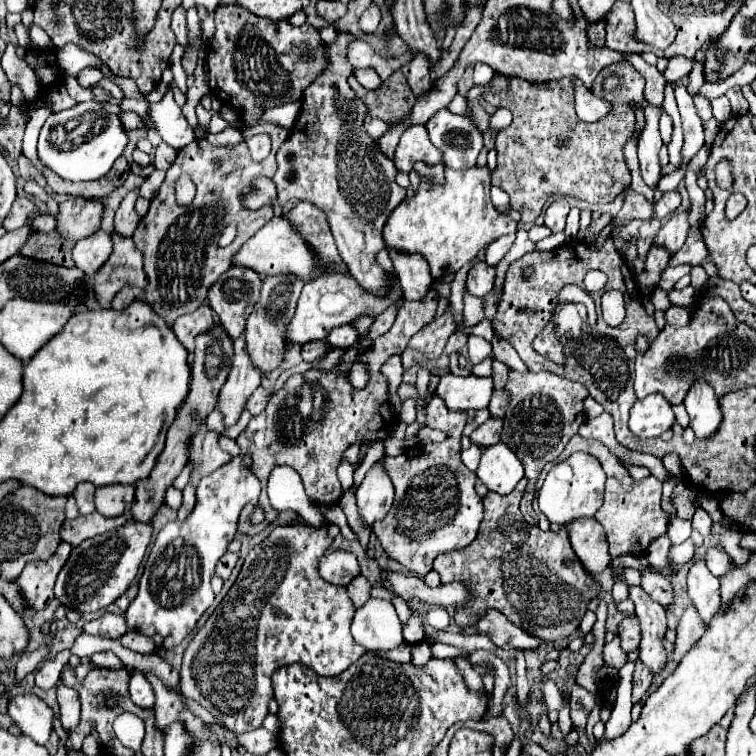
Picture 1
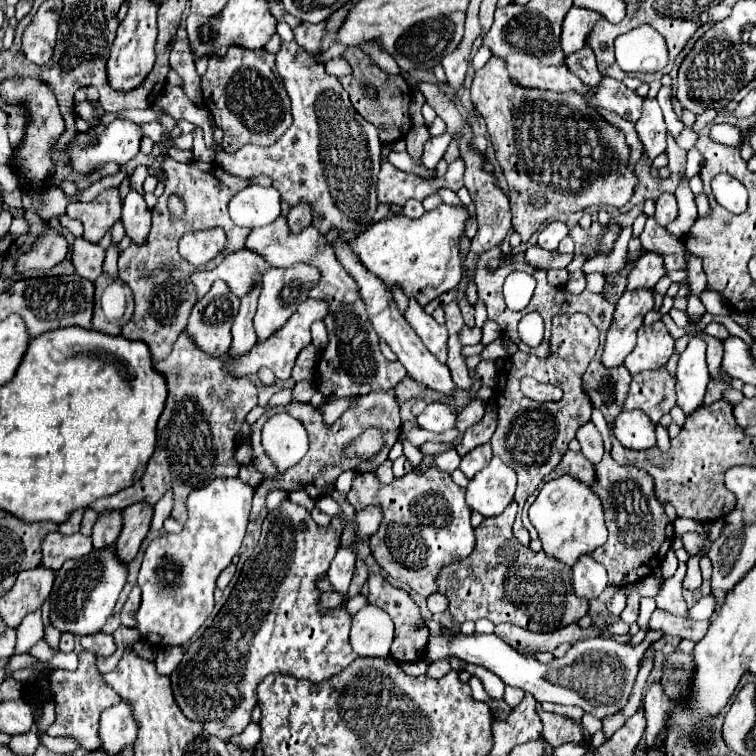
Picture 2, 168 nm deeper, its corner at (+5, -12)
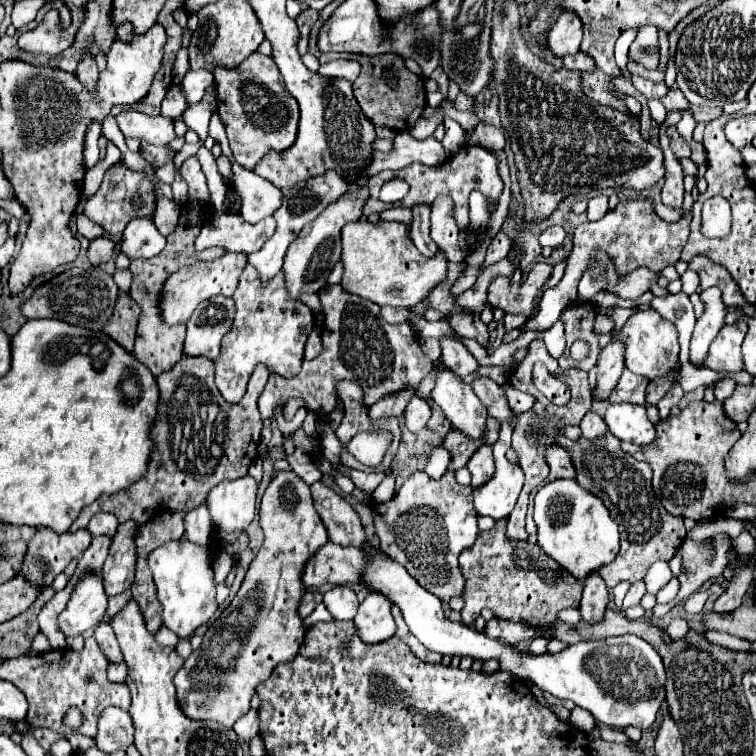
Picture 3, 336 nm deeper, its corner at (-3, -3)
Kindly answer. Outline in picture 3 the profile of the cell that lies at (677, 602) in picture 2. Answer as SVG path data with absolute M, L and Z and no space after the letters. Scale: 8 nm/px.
M673 577L657 595L657 603L671 603L679 593L679 579Z

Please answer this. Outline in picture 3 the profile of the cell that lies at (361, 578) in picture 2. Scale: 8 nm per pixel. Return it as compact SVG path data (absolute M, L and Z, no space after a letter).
M315 481L311 485L311 493L315 509L319 511L329 531L331 543L343 547L363 547L367 543L359 515L343 497L339 497L333 489L323 485L321 481Z

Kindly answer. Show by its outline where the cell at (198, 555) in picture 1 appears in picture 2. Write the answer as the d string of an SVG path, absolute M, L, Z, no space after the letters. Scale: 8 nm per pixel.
M215 478L211 484L191 492L187 500L189 518L181 534L161 534L157 536L143 554L143 564L139 570L139 586L143 592L143 602L137 612L137 630L151 646L183 646L191 636L203 626L211 614L215 602L215 580L219 572L231 564L231 558L239 552L245 528L249 522L253 500L253 488L243 484L239 478Z

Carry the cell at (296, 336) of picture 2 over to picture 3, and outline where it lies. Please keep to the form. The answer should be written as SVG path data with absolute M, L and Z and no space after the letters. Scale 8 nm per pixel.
M251 265L245 267L233 299L237 305L235 323L231 333L227 333L227 339L223 339L221 357L215 361L215 383L225 401L239 403L257 363L265 363L271 373L281 377L293 377L299 373L303 363L303 347L313 331L315 315L305 303L287 299L283 291L283 275L275 275L271 285L261 289L257 271Z

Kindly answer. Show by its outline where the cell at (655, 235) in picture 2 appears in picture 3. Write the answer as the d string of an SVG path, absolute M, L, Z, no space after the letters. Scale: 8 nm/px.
M695 255L689 261L689 269L697 271L701 275L701 289L717 285L723 291L723 303L725 305L739 305L747 313L753 313L753 307L745 303L743 295L739 295L739 287L737 287L737 283L733 281L731 273L725 267L713 263L711 259L707 259L703 255Z

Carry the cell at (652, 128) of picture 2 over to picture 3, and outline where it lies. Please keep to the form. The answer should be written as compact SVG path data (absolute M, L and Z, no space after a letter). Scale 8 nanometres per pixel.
M633 75L633 85L635 89L645 97L645 99L663 99L663 95L667 95L667 85L665 83L653 83L653 81L647 81L639 75Z

